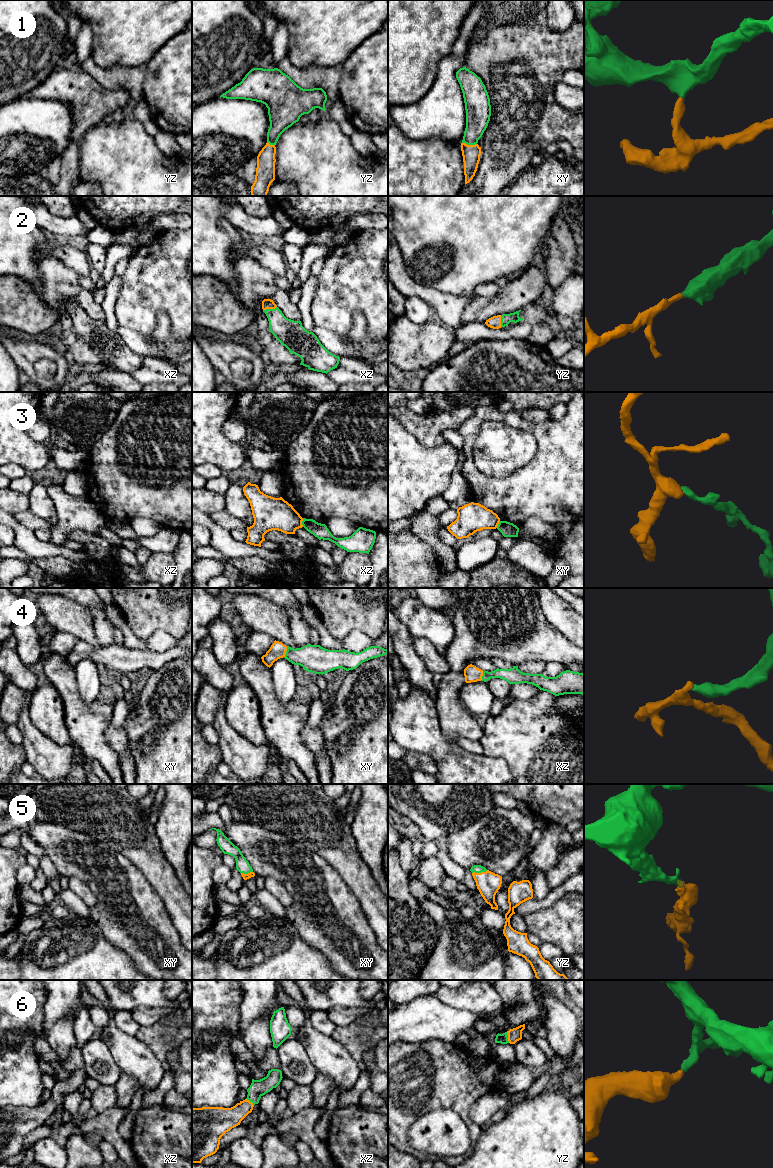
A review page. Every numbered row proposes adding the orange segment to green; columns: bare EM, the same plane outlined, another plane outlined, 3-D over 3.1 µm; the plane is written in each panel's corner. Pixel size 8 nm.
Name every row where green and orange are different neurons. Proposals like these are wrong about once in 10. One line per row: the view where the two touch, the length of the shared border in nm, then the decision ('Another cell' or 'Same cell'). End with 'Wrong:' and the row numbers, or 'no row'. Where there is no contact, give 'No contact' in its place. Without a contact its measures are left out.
1: Touches green in xy. Shared border 120 nm. Same cell
2: Touches green in xz. Shared border 120 nm. Same cell
3: Touches green in xz. Shared border 70 nm. Another cell
4: Touches green in xy. Shared border 100 nm. Same cell
5: Touches green in yz. Shared border 130 nm. Same cell
6: Touches green in yz. Shared border 90 nm. Same cell
Wrong: 3

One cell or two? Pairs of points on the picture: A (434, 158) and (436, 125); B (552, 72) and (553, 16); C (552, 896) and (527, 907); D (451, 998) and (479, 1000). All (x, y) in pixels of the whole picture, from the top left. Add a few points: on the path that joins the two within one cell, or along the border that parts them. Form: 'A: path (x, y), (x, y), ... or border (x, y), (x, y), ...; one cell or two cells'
A: border (412, 139), (439, 137), (458, 143); two cells
B: border (544, 10), (553, 30), (564, 31), (573, 22); two cells
C: path (546, 902), (533, 905); one cell
D: path (458, 998), (472, 998); one cell

